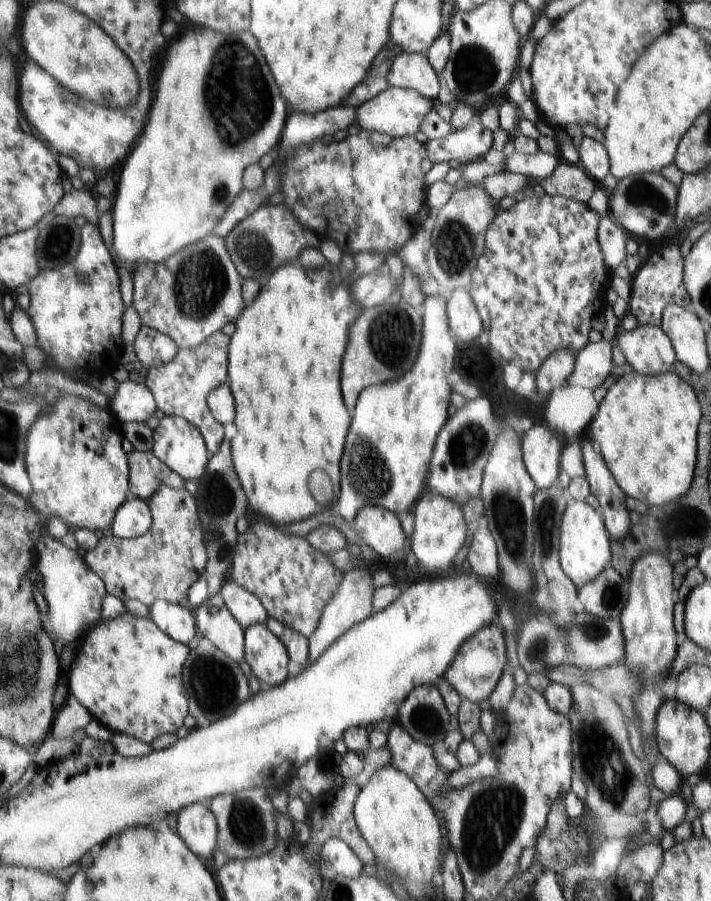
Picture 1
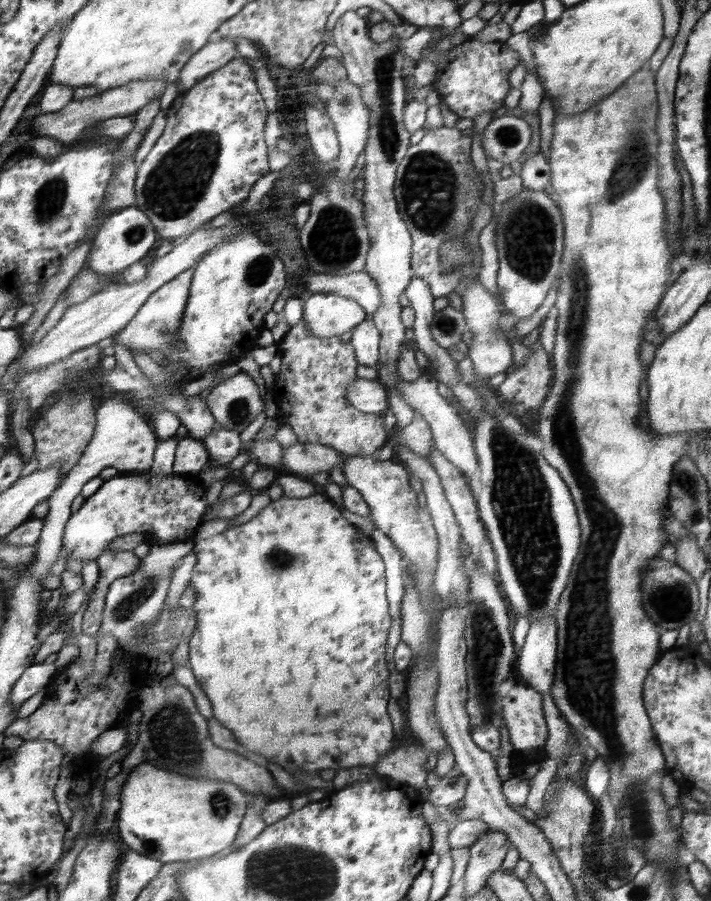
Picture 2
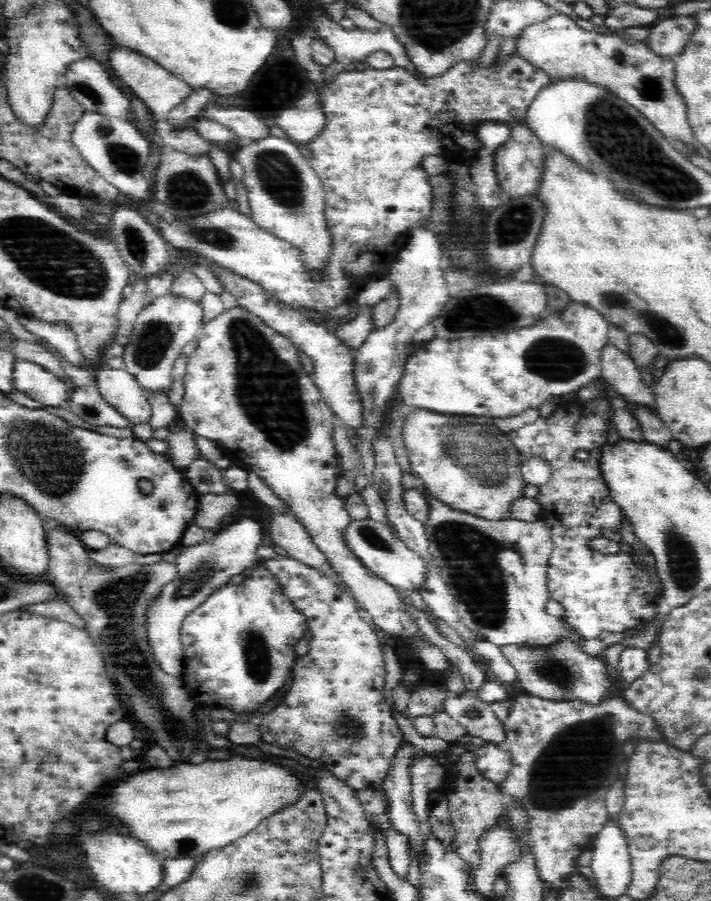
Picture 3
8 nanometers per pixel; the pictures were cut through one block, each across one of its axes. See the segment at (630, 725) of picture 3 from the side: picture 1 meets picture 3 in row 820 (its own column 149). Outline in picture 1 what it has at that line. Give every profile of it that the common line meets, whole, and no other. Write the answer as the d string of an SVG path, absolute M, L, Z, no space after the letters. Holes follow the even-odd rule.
M162 485L151 498L150 504L153 507L154 522L153 529L148 534L133 540L120 538L116 534L104 535L98 548L87 551L85 559L104 579L109 592L120 597L124 602L128 599L140 599L151 608L157 600L166 599L190 608L189 590L193 588L194 582L201 580L200 576L202 576L200 570L194 568L194 552L200 552L200 550L206 552L207 549L204 548L205 534L199 517L197 498L192 496L185 487L175 489L168 485Z

